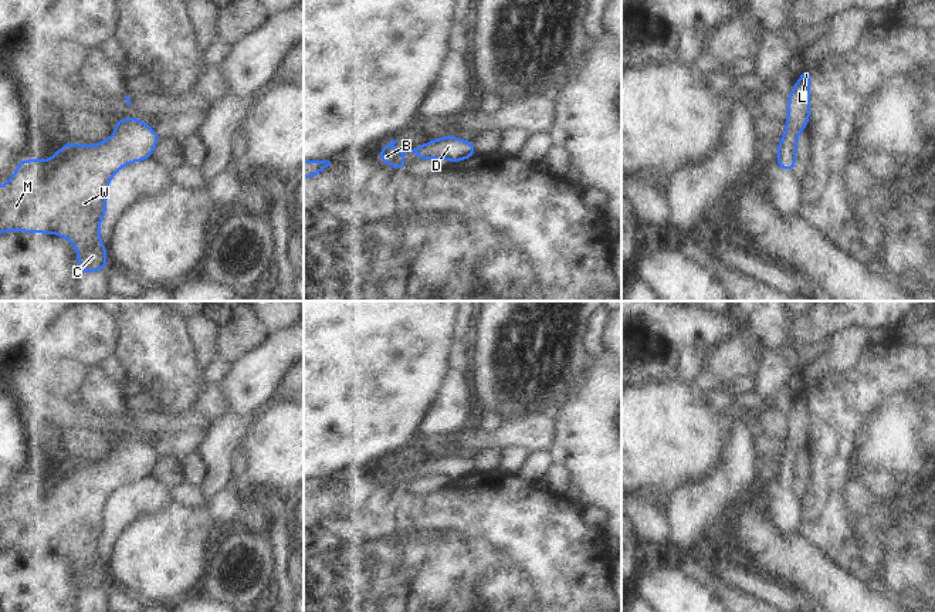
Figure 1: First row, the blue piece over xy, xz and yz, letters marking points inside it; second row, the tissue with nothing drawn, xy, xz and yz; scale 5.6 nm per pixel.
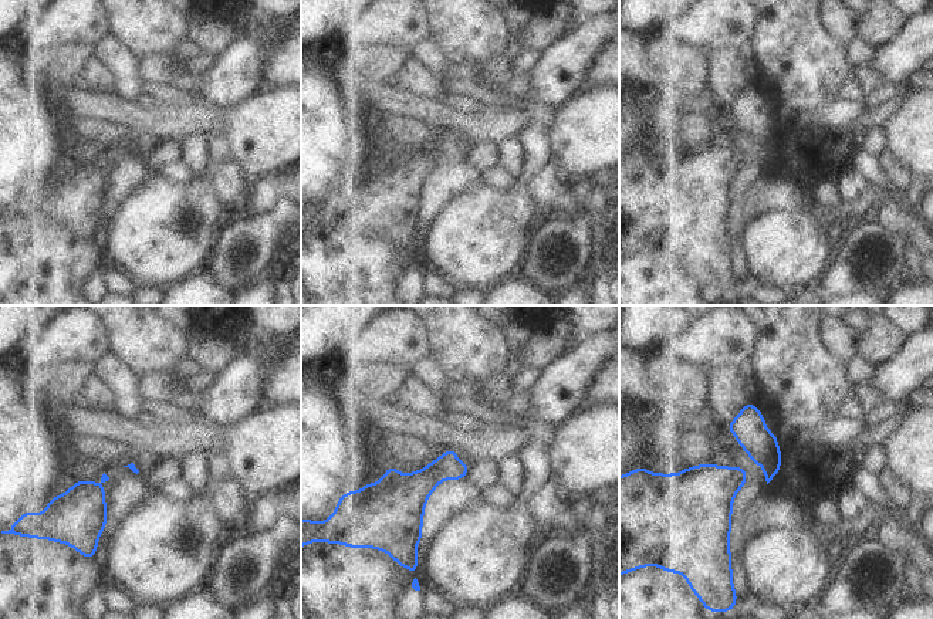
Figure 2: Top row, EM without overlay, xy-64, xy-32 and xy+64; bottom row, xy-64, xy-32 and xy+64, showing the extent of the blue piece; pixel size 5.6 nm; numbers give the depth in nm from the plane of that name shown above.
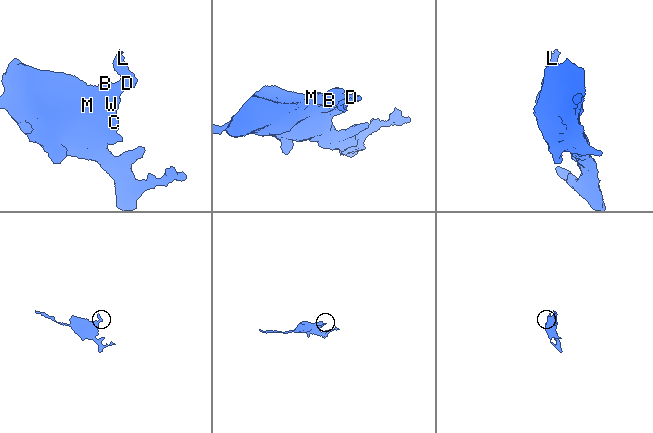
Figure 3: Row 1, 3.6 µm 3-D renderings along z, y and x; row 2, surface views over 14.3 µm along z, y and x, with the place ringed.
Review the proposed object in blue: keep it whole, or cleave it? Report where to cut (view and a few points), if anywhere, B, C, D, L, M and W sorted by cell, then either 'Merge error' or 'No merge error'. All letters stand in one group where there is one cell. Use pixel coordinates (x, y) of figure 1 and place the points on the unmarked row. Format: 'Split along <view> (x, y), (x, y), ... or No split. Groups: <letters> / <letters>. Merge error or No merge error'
No split. Groups: B C D L M W. No merge error.

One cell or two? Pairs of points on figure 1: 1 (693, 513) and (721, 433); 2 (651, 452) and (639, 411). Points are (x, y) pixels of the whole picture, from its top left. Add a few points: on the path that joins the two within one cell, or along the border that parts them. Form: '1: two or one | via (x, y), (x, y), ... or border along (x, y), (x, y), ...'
1: two | border along (727, 452), (722, 462), (703, 480), (676, 493)
2: one | via (649, 442), (639, 432), (639, 421)

